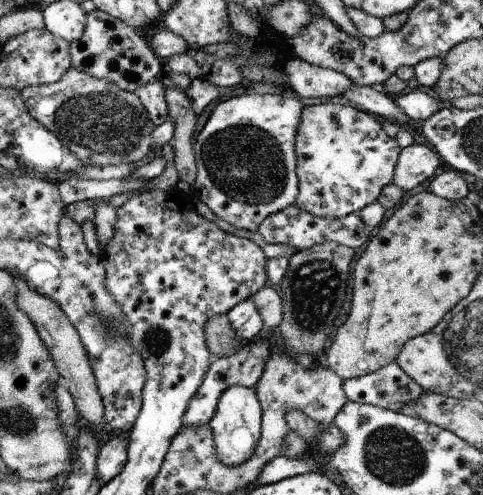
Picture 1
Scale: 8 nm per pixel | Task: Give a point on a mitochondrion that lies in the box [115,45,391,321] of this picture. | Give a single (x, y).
(250, 165)

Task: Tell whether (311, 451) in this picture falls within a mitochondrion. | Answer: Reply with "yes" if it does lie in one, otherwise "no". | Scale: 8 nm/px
no

